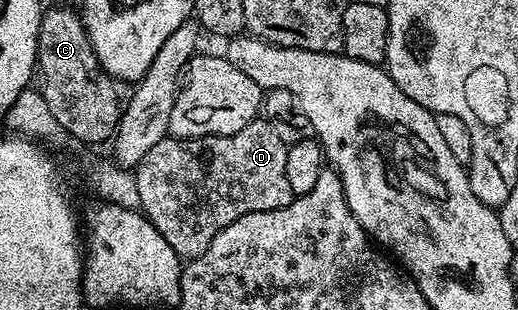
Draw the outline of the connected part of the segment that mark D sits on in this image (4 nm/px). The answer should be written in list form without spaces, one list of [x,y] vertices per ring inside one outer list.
[[[257,118],[250,124],[240,129],[236,134],[226,135],[208,135],[206,137],[194,138],[194,139],[178,139],[174,137],[166,137],[162,141],[158,141],[154,144],[154,147],[150,148],[146,156],[135,167],[134,173],[136,176],[136,183],[138,184],[138,196],[139,207],[144,216],[151,220],[151,223],[158,228],[158,232],[162,233],[166,242],[170,245],[170,248],[174,249],[176,255],[182,260],[191,261],[197,258],[202,253],[206,252],[210,246],[210,241],[222,230],[222,228],[228,227],[234,222],[234,220],[240,219],[244,215],[248,215],[250,212],[258,211],[270,211],[277,210],[278,208],[288,207],[293,201],[296,195],[293,189],[290,188],[290,183],[287,181],[286,175],[286,152],[288,147],[285,142],[278,137],[278,132],[274,131],[274,128],[270,127],[268,121],[263,118]]]

